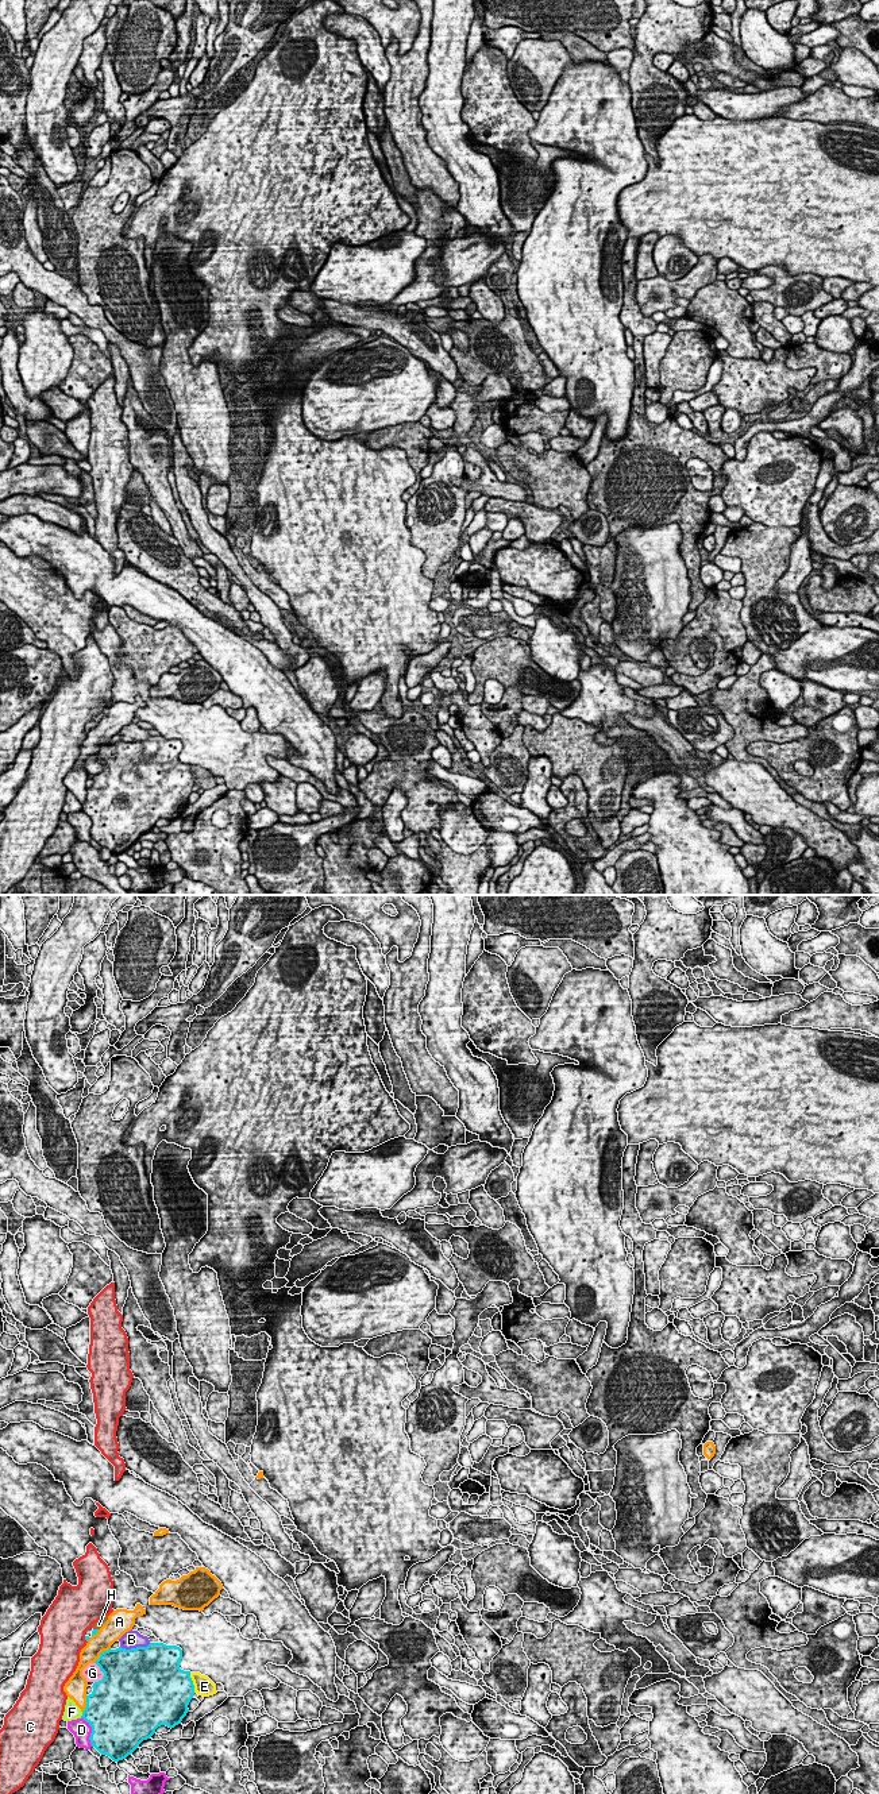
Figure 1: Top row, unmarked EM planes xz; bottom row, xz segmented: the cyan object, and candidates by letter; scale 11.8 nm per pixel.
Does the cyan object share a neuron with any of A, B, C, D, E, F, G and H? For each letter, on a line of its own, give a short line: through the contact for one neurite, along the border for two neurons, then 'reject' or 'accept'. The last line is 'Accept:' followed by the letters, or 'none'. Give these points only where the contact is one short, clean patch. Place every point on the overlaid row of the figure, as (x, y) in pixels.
A: reject
B: reject
C: reject
D: reject
E: reject
F: reject
G: reject
H: line xz (95, 1631), (96, 1629), (99, 1624); accept
Accept: H

